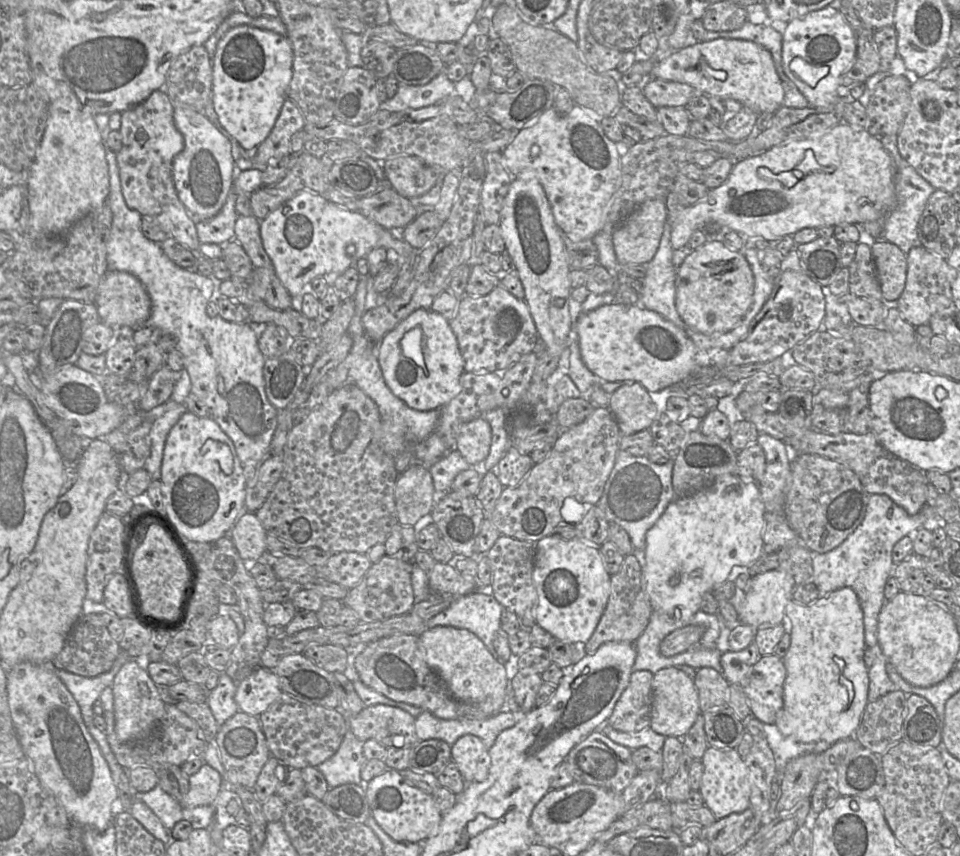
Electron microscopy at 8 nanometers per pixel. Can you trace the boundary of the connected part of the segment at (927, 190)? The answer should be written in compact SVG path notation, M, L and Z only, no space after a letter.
M884 136L880 140L883 147L893 159L895 166L895 193L897 198L895 208L885 218L881 238L897 245L904 254L907 254L911 248L920 244L918 222L930 195L936 189L902 158L897 148L896 136Z

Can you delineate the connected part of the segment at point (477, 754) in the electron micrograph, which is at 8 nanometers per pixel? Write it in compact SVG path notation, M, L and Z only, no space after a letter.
M465 734L451 746L451 750L452 761L461 773L465 785L475 781L477 765L484 755L482 740L475 735Z

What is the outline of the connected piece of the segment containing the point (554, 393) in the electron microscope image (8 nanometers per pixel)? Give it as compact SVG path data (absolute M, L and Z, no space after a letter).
M568 347L559 357L557 367L547 378L546 396L542 403L539 403L534 409L534 413L541 414L542 411L548 411L554 417L560 405L569 398L579 398L582 393L570 378L570 351Z

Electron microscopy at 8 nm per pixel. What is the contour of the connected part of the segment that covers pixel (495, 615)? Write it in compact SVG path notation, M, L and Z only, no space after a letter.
M475 591L453 597L450 606L429 621L428 628L450 626L468 630L498 659L493 642L497 633L503 631L502 610L501 604L490 592Z

